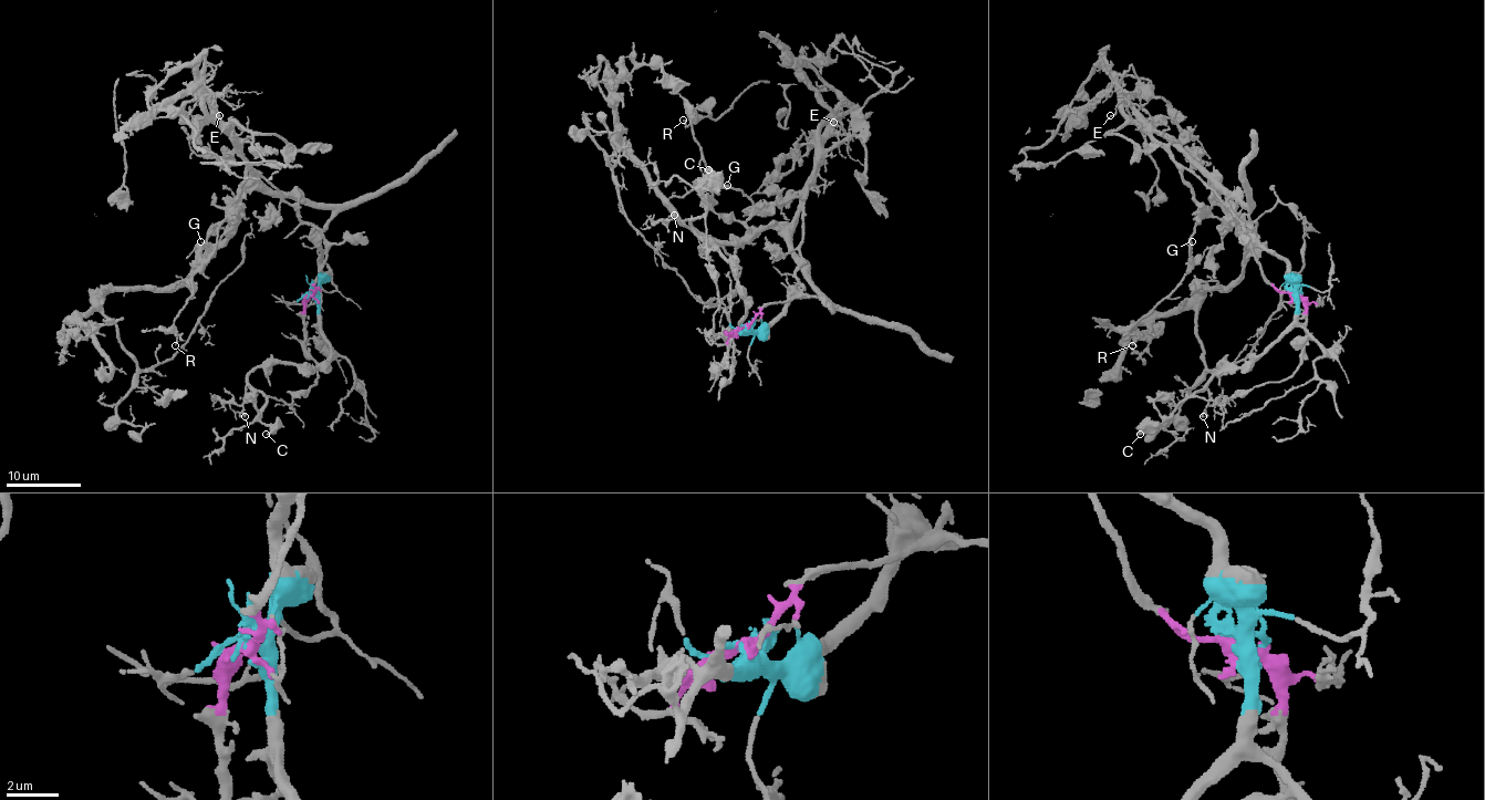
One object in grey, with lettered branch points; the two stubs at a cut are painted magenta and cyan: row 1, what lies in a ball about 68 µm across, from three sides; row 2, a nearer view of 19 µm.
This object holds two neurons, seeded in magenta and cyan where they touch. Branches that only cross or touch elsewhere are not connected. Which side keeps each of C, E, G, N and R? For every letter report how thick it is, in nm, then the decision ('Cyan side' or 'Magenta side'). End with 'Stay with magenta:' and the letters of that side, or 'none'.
C: Thickness 360 nm. Cyan side
E: Thickness 150 nm. Cyan side
G: Thickness 130 nm. Magenta side
N: Thickness 100 nm. Cyan side
R: Thickness 140 nm. Magenta side
Stay with magenta: G, R

